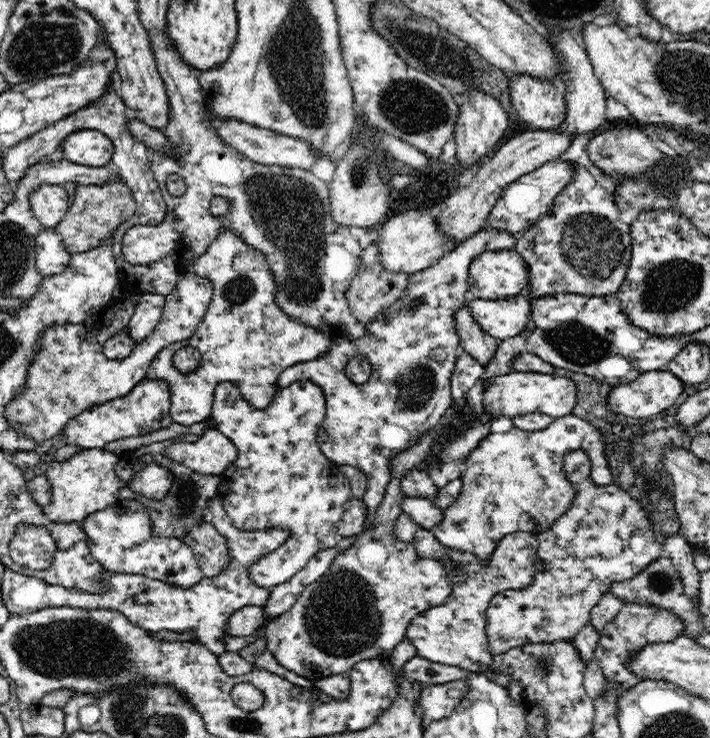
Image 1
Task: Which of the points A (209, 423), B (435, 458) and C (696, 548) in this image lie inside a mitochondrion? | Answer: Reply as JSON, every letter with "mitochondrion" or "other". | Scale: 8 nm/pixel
{"A":"other","B":"other","C":"other"}

